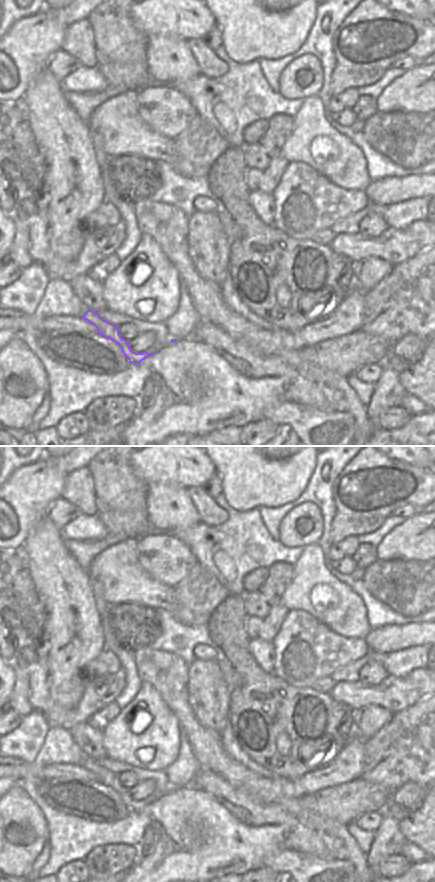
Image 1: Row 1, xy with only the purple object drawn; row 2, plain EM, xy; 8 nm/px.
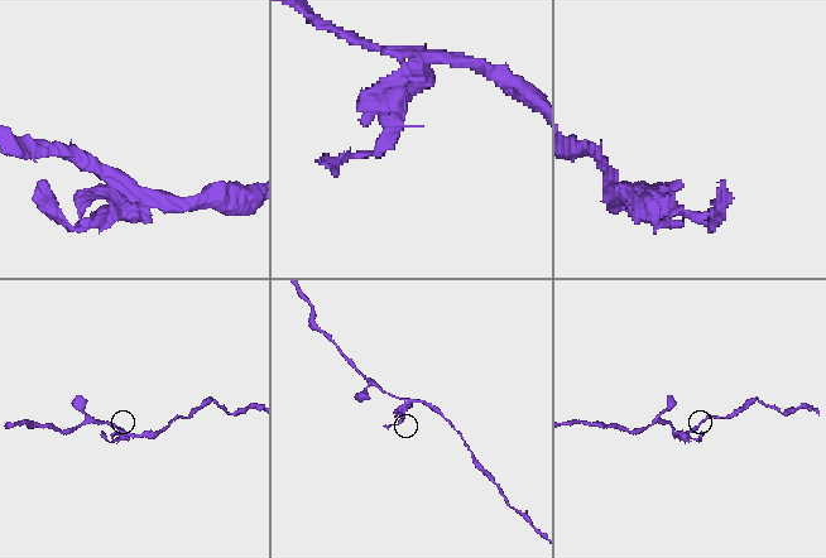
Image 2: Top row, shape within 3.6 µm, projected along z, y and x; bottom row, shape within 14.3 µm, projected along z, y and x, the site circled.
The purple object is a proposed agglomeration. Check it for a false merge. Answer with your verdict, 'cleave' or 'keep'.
keep

